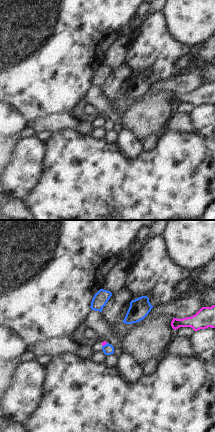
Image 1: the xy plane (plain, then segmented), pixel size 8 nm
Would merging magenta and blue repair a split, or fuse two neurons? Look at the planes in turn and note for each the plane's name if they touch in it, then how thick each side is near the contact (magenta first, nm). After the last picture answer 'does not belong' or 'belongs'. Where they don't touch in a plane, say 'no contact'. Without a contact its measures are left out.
meets magenta in xy; 30 nm thick on the magenta side, 90 nm on the other

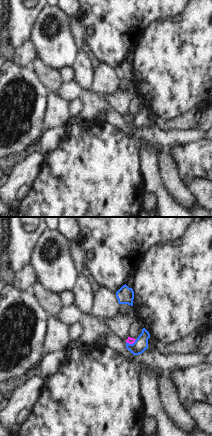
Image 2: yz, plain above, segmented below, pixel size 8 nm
meets magenta in yz; 50 nm thick on the magenta side, 110 nm on the other

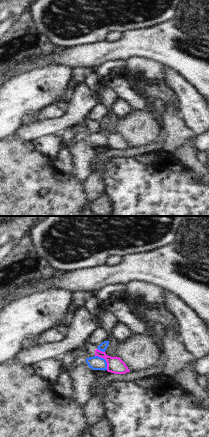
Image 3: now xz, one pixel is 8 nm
meets magenta in xz; 130 nm thick on the magenta side, 110 nm on the other

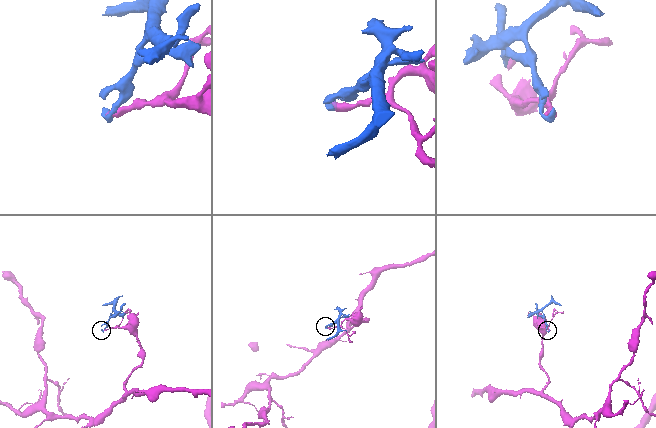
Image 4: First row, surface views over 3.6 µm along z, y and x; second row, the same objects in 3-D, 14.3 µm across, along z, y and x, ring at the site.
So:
does not belong

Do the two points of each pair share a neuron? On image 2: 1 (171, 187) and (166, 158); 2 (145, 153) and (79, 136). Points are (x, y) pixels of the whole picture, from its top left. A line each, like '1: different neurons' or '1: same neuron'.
1: same neuron
2: different neurons

